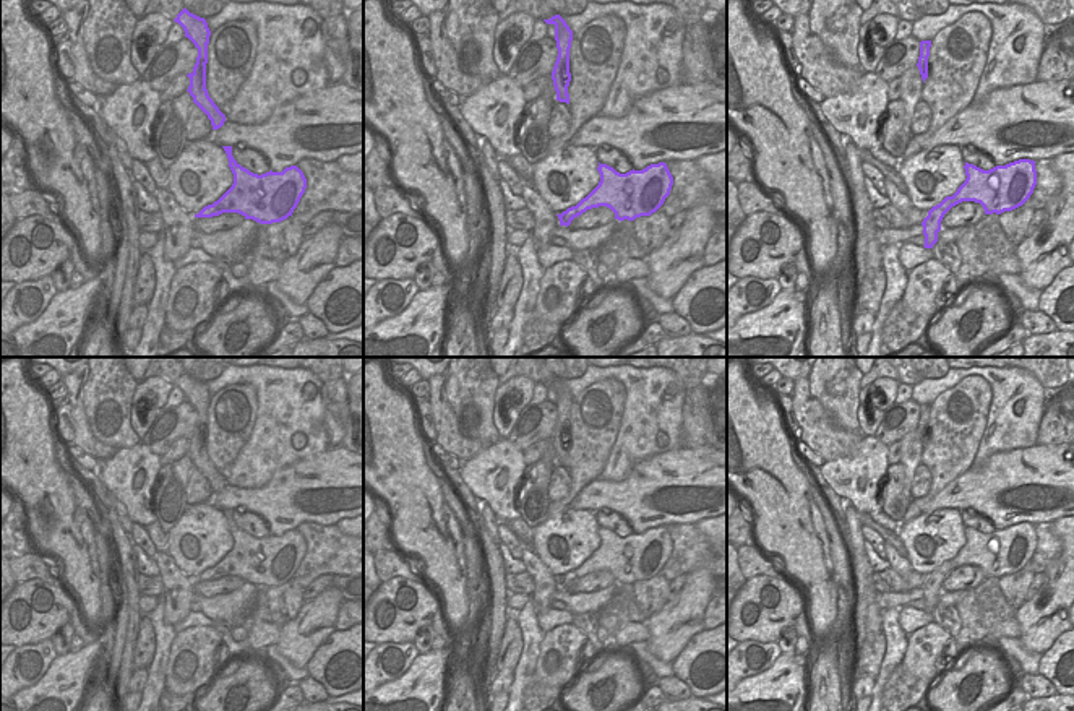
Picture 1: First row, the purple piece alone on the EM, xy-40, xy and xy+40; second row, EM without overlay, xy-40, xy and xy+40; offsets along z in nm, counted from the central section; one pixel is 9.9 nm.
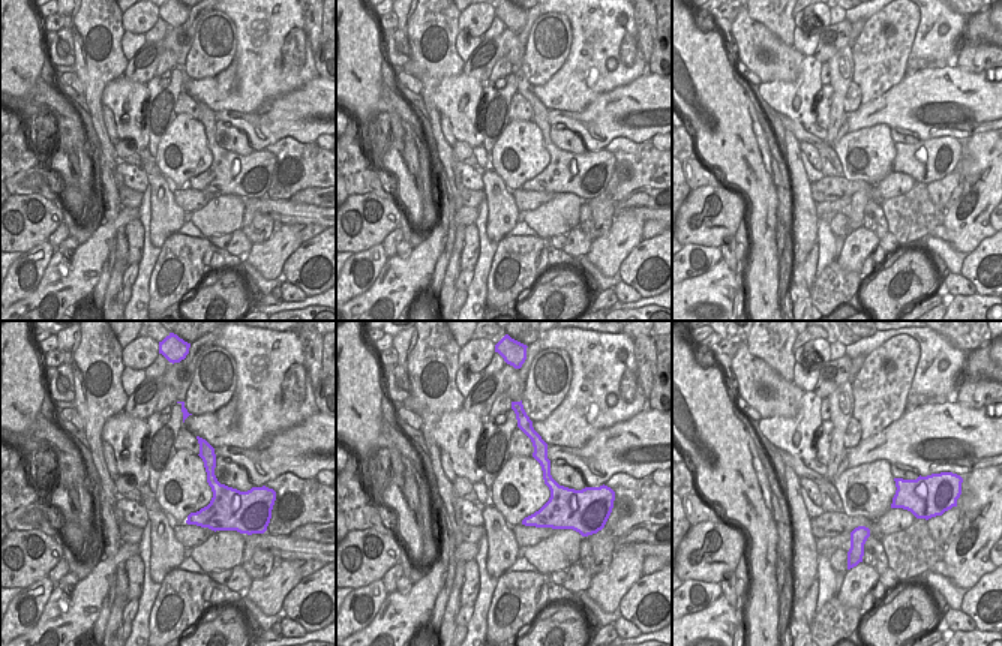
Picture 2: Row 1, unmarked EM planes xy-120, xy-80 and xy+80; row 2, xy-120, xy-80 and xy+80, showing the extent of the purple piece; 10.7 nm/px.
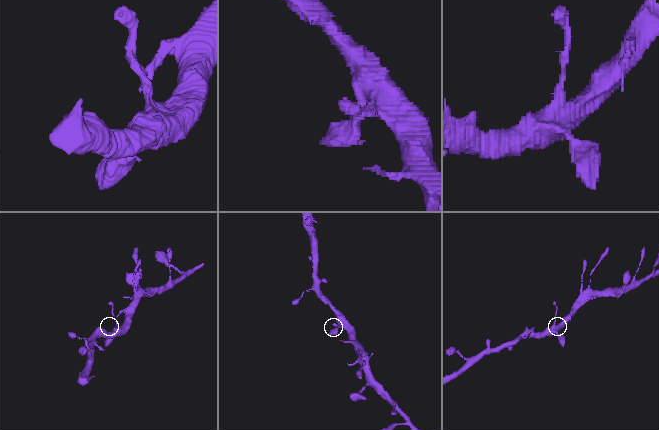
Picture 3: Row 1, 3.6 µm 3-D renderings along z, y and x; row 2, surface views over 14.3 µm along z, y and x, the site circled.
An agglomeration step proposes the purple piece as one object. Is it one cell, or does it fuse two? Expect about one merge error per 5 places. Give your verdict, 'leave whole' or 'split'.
leave whole

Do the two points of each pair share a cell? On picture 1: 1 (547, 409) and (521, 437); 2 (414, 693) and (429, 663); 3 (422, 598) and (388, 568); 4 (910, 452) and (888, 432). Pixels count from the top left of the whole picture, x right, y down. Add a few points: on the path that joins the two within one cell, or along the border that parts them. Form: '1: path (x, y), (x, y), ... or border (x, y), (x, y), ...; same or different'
1: path (542, 416), (528, 430); same
2: path (422, 685), (427, 671); same
3: border (421, 577), (416, 580), (391, 577), (382, 583); different
4: border (915, 429), (899, 440); different

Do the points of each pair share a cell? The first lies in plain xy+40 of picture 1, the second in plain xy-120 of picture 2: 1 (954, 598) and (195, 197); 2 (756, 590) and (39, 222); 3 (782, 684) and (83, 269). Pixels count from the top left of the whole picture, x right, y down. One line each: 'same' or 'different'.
1: different
2: same
3: same

